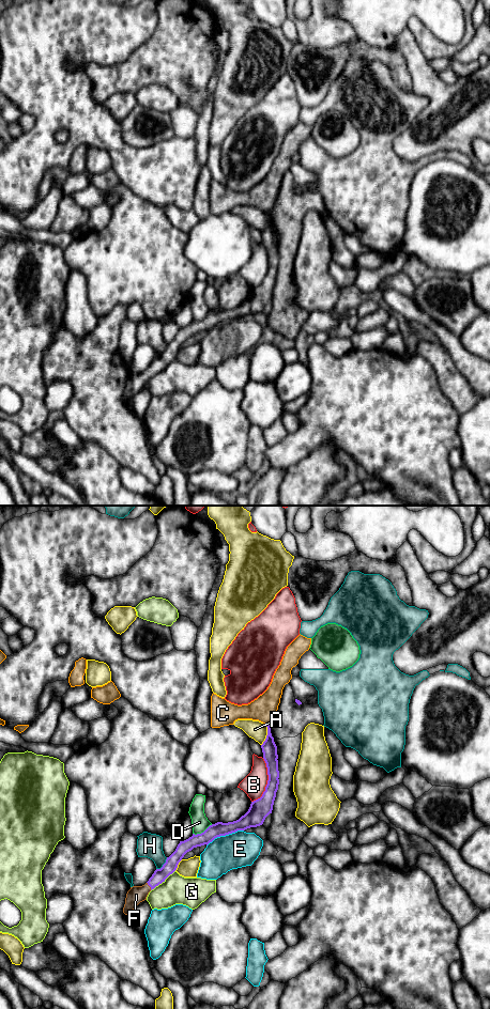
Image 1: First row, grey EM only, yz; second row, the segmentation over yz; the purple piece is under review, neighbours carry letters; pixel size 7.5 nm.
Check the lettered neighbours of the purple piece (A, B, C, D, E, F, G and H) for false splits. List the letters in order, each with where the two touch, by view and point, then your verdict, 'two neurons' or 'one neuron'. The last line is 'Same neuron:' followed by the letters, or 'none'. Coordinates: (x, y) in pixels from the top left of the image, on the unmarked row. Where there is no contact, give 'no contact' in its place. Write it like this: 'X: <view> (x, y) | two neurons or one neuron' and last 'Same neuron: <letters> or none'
A: yz (268, 221) | two neurons
B: yz (268, 268) | two neurons
C: yz (268, 211) | two neurons
D: yz (203, 319) | two neurons
E: yz (225, 322) | two neurons
F: yz (149, 372) | one neuron
G: yz (163, 368) | two neurons
H: yz (163, 352) | two neurons
Same neuron: F

